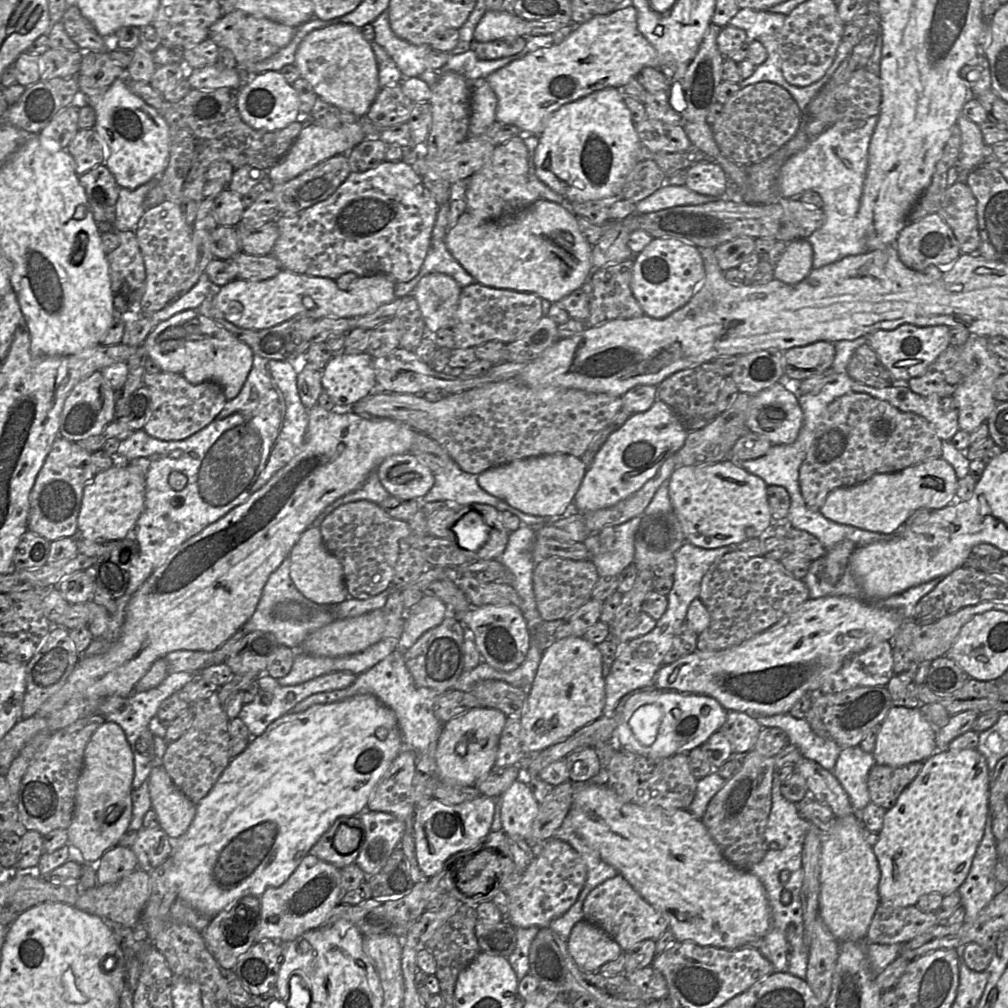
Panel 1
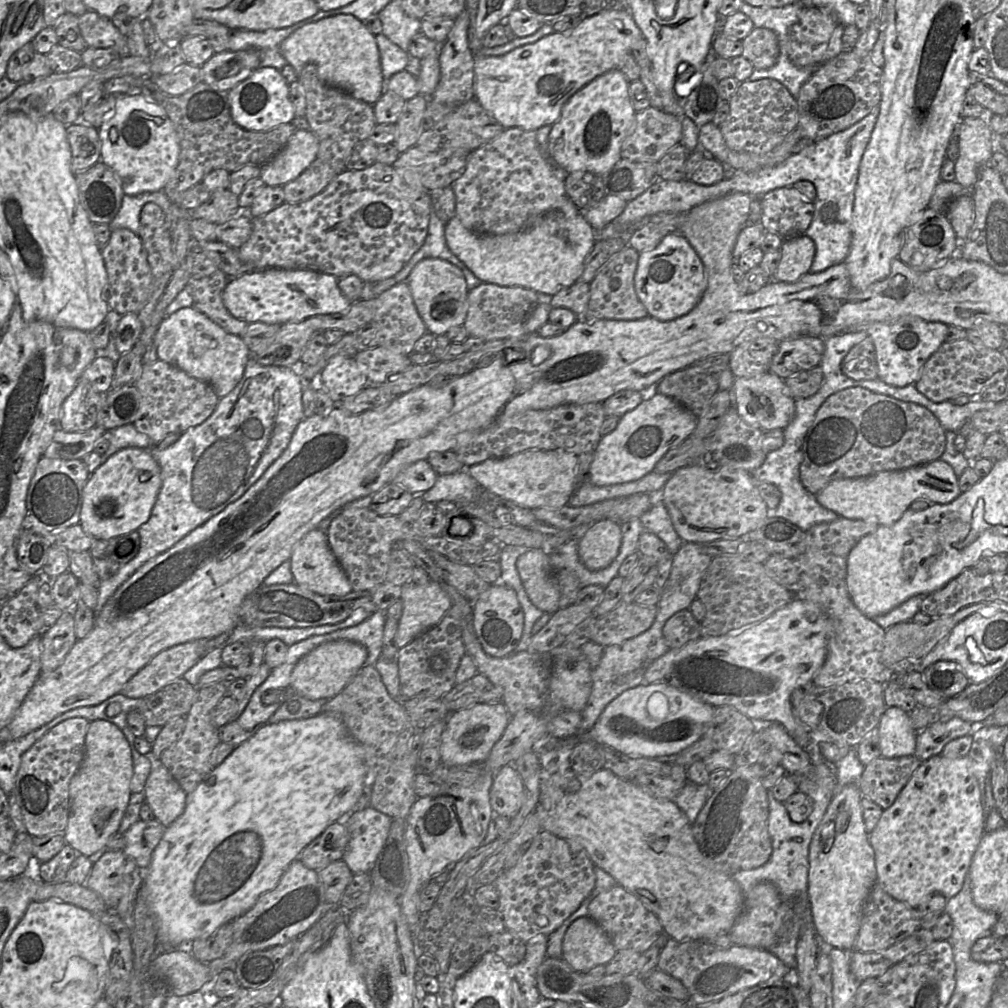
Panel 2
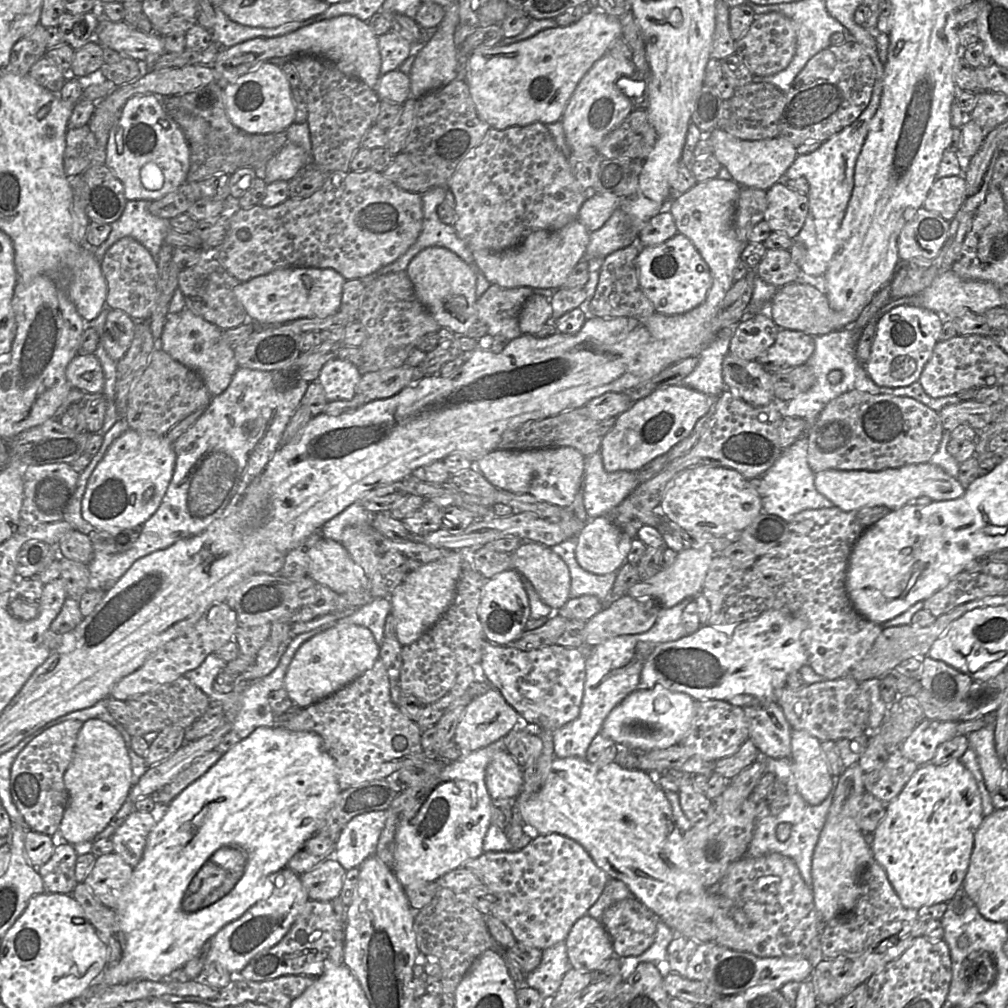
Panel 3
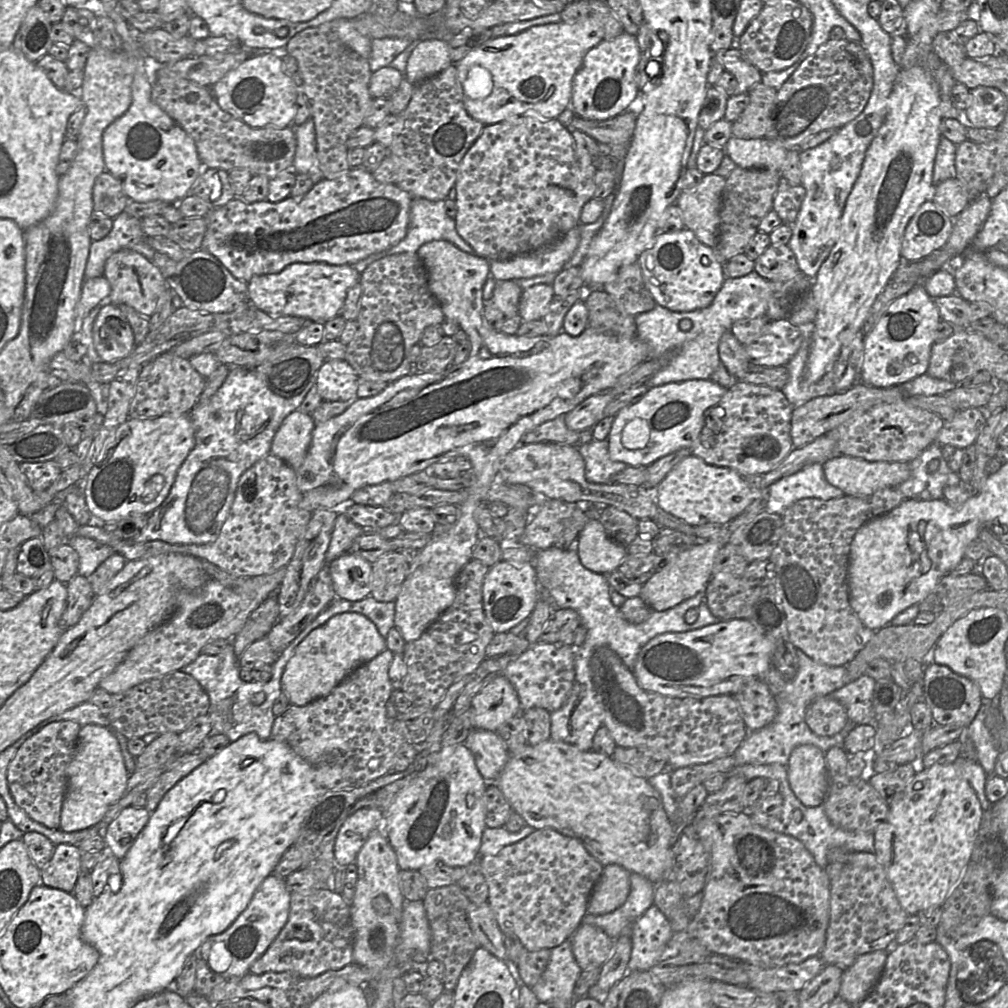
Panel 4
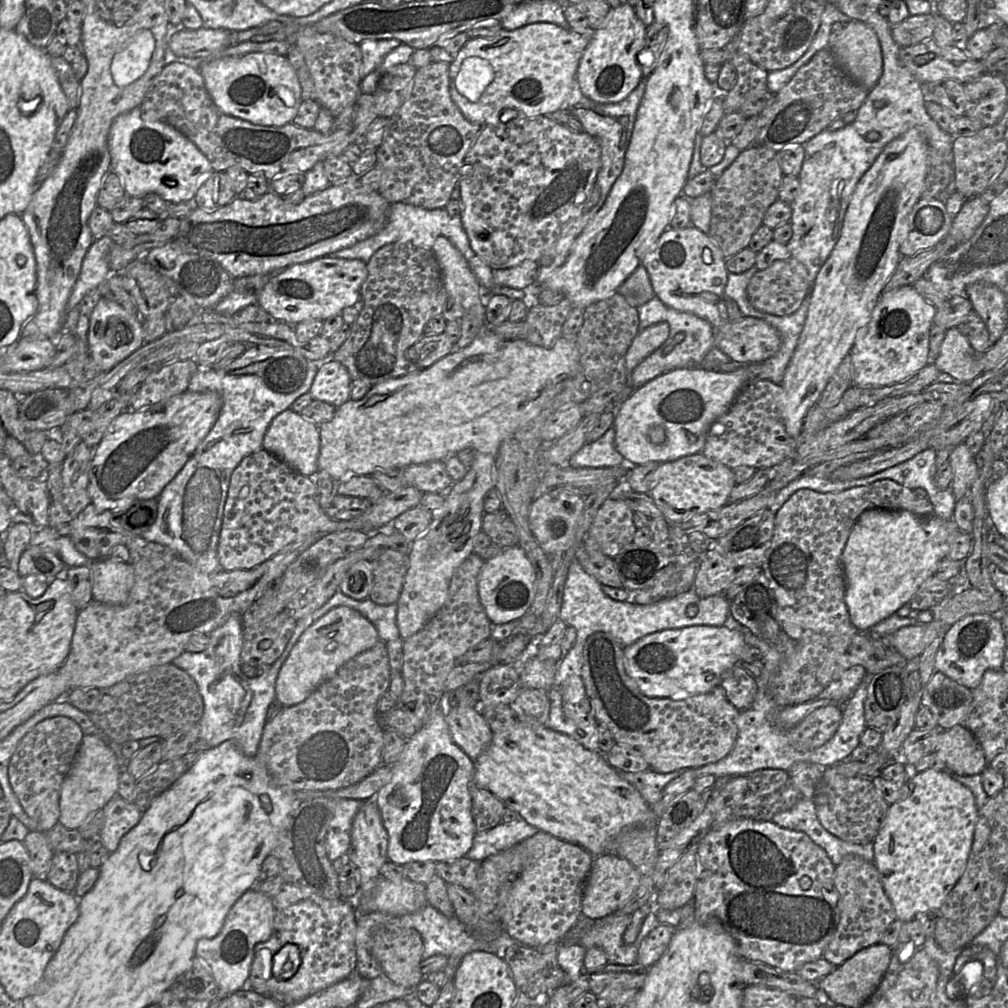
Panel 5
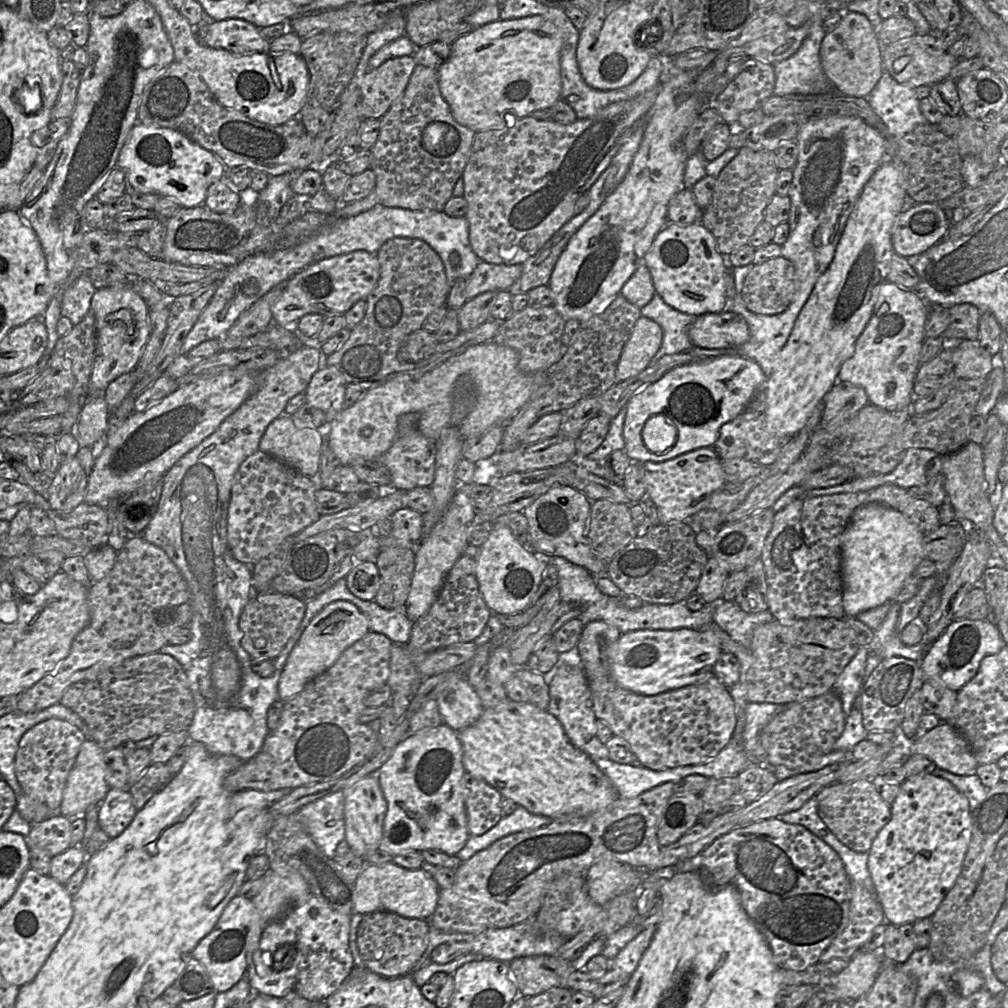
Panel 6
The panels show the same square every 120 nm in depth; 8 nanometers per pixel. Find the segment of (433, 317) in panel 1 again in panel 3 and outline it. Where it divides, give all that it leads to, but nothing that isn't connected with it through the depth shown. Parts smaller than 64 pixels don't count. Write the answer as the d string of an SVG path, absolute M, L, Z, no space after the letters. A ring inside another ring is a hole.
M431 246L411 260L406 272L418 300L439 326L450 329L455 335L465 335L477 320L476 274L473 268L453 251Z

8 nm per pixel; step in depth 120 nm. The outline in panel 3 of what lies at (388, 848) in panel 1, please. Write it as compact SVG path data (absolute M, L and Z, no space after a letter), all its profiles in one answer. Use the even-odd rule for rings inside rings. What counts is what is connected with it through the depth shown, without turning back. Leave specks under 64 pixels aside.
M377 810L355 816L344 826L336 840L333 857L346 871L359 868L368 857L375 854L386 819L387 810Z

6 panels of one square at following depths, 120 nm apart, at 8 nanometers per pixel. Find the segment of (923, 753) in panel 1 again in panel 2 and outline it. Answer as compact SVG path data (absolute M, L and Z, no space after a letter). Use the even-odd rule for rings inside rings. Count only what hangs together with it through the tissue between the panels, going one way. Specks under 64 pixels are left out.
M887 707L878 724L878 731L882 757L914 755L917 733L907 712L899 707Z

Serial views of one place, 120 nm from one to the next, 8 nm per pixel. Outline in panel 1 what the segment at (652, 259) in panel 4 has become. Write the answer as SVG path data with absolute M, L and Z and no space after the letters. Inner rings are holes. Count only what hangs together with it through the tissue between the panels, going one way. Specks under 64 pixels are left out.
M657 238L639 254L635 254L630 287L644 314L662 319L683 307L697 292L704 279L705 267L698 247L675 238Z

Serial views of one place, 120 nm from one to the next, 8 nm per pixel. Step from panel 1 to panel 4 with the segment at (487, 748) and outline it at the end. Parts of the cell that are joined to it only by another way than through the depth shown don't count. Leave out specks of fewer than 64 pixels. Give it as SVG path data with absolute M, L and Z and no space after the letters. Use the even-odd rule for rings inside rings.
M499 674L474 697L471 712L474 729L496 732L506 721L521 713L521 705L514 686Z

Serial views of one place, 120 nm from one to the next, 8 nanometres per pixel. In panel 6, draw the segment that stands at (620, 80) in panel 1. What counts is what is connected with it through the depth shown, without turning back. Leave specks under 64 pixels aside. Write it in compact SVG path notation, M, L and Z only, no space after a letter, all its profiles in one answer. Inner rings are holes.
M531 15L523 18L501 20L478 26L468 34L461 36L451 44L451 53L449 58L438 68L439 87L442 96L448 103L454 119L461 125L464 125L474 132L489 128L504 128L506 121L511 119L510 113L516 118L528 117L536 110L551 108L552 105L560 99L562 81L560 69L560 54L562 49L562 37L559 29L548 19L541 15Z

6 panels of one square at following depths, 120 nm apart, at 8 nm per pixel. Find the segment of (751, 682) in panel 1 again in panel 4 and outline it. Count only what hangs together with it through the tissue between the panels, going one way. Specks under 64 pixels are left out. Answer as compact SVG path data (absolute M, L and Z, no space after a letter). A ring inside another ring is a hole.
M731 619L691 631L657 635L642 647L632 671L643 690L670 698L734 696L750 681L761 679L764 672L773 665L773 651L771 641L749 619ZM814 745L795 747L788 761L788 781L791 790L804 806L822 805L828 790L824 752Z

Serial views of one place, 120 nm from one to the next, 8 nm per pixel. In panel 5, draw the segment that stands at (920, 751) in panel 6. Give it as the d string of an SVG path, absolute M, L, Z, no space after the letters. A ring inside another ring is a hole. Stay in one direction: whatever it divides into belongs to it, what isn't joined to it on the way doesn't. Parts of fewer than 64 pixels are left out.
M964 725L941 730L936 752L945 761L946 769L960 776L981 774L988 766L982 747Z

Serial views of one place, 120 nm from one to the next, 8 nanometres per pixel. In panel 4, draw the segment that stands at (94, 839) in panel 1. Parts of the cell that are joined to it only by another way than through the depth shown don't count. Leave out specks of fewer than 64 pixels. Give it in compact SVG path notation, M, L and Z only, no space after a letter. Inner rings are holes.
M87 724L80 727L76 749L66 768L66 794L60 814L60 830L76 832L97 825L109 808L124 794L129 774L125 766L122 751L114 733L107 727L97 724Z

